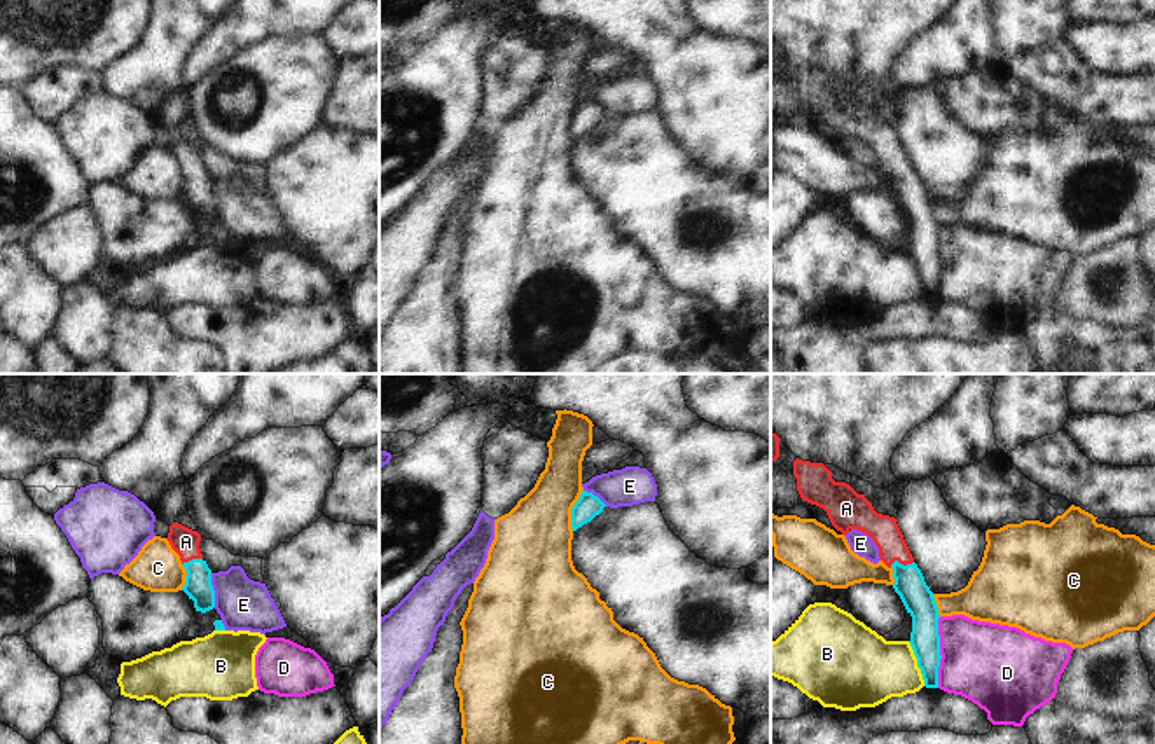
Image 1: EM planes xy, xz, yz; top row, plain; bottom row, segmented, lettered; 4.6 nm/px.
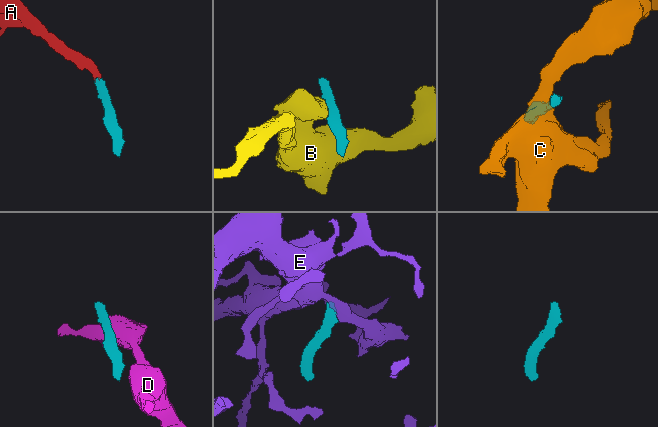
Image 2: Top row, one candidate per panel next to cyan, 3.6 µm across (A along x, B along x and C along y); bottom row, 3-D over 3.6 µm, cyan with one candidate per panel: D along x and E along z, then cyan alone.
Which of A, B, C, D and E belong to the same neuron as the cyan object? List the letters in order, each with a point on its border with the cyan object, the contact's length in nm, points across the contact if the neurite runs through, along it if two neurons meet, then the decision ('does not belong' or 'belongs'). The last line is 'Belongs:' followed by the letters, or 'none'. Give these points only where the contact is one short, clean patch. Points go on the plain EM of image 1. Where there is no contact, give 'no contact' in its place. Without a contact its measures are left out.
A: yz (899, 172) | 110 nm | across yz (909, 192), (906, 179), (899, 172), (885, 140) | belongs
B: yz (918, 273) | 220 nm | does not belong
C: xz (572, 119) | 200 nm | along xz (582, 98), (572, 117), (572, 138) | does not belong
D: yz (939, 261) | 320 nm | does not belong
E: xy (214, 199) | 160 nm | along xy (210, 182), (215, 215) | does not belong
Belongs: A

